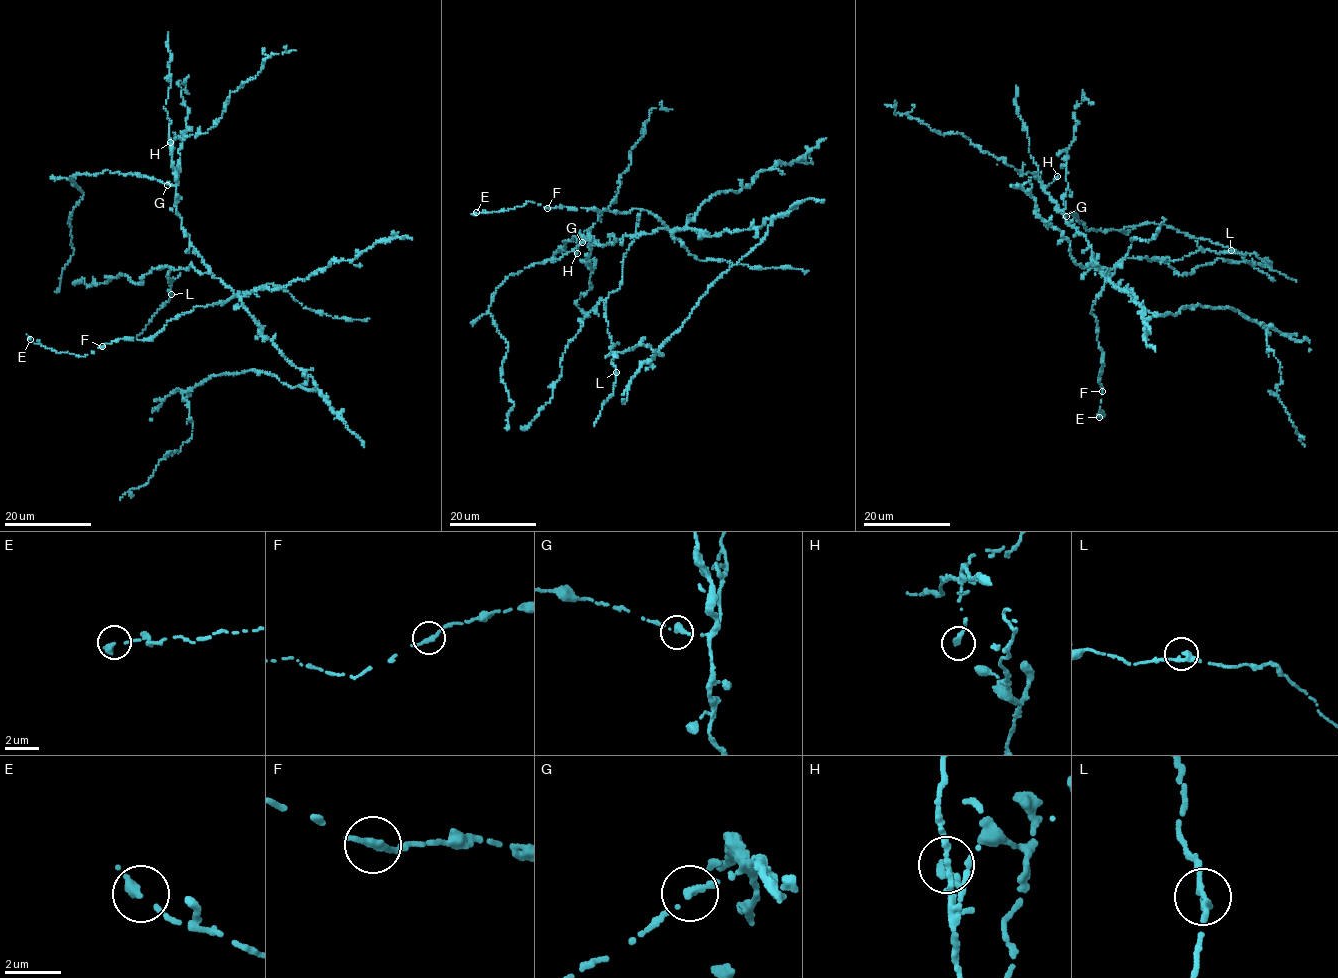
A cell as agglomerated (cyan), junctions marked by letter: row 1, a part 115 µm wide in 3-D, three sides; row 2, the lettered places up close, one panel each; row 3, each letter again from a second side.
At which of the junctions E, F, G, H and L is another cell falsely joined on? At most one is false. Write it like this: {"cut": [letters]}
{"cut": ["G"]}

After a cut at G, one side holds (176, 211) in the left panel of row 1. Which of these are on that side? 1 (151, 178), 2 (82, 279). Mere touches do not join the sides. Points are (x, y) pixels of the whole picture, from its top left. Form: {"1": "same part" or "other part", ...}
{"1": "other part", "2": "same part"}

